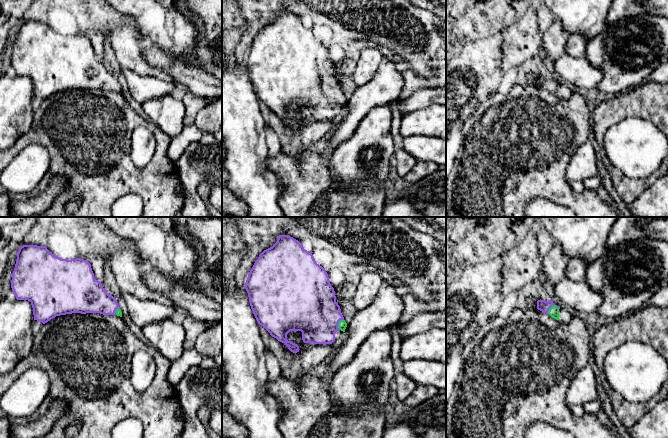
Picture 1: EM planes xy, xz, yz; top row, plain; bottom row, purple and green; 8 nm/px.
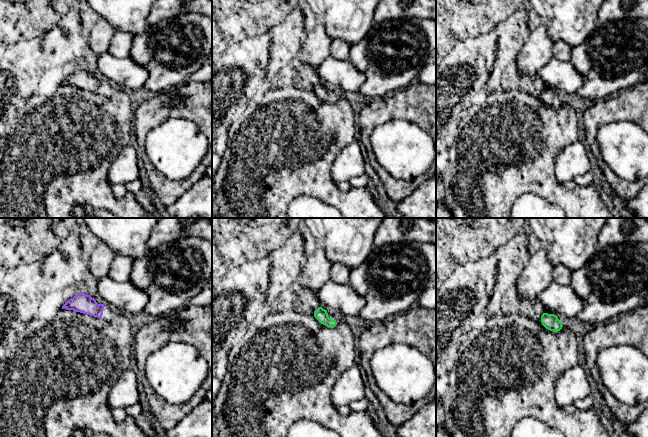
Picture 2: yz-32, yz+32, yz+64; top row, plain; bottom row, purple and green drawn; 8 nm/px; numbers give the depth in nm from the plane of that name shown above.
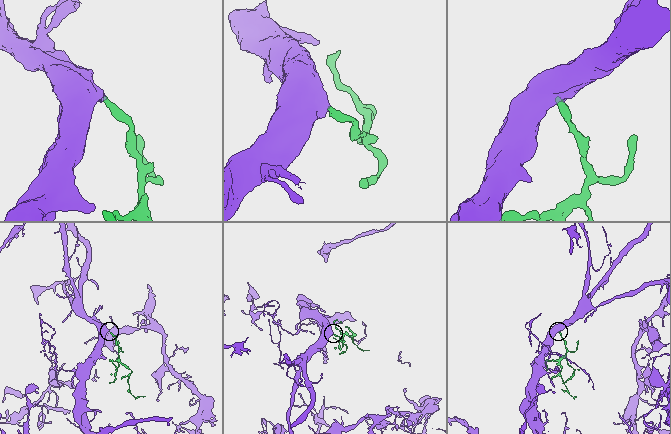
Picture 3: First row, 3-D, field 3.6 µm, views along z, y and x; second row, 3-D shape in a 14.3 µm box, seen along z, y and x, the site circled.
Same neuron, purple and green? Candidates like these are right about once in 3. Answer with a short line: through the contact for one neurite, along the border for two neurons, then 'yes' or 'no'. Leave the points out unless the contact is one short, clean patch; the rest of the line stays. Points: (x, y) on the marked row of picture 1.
line yz (542, 305), (552, 305), (554, 310); yes

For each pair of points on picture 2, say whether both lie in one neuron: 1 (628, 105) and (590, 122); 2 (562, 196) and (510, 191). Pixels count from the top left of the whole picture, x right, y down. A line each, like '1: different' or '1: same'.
1: same
2: same

